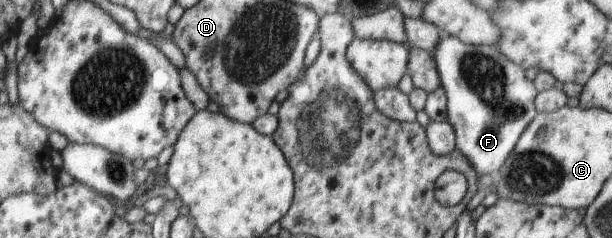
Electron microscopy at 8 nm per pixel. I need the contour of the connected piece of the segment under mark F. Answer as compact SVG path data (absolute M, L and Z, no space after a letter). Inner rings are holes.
M442 35L432 55L440 75L441 87L448 98L447 122L455 132L456 150L468 161L478 178L484 175L496 178L518 144L521 134L537 115L535 100L538 91L535 84L526 78L521 66L509 61L496 46L464 44L456 37Z

